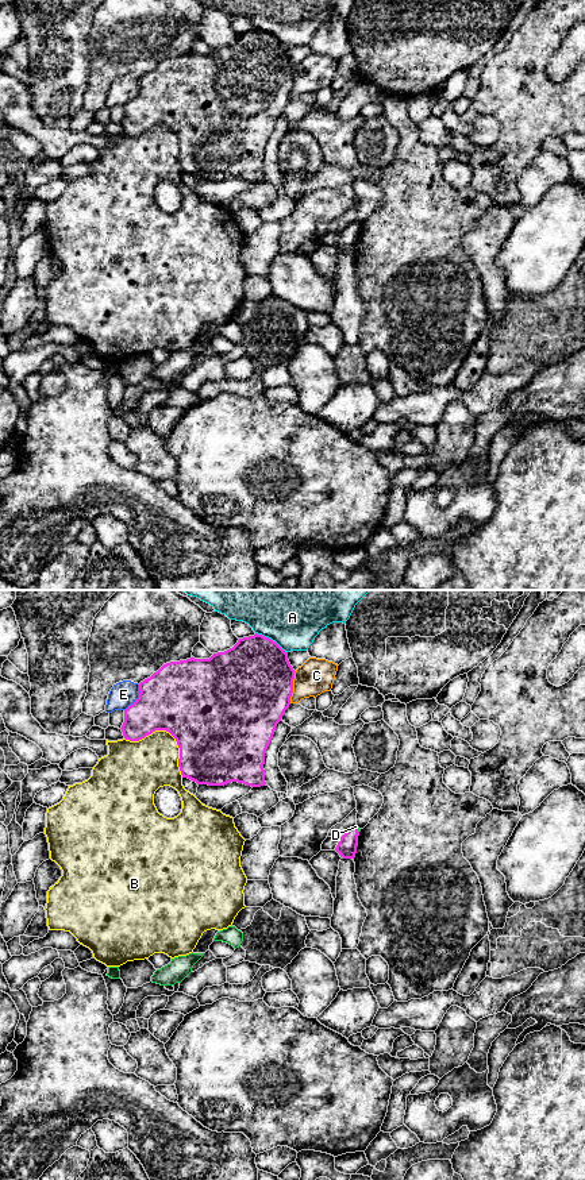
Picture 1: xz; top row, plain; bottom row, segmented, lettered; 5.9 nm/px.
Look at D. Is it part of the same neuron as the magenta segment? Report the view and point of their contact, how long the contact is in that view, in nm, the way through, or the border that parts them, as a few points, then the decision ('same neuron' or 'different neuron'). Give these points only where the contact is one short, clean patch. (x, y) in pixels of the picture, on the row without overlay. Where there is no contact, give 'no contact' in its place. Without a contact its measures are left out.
meets magenta in xz at (357, 224); contact 50 nm long; border along xz (354, 222), (358, 227); different neuron

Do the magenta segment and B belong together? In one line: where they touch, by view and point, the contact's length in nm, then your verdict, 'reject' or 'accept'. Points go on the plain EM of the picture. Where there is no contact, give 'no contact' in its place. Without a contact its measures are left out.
xz (169, 127) | 420 nm | reject

